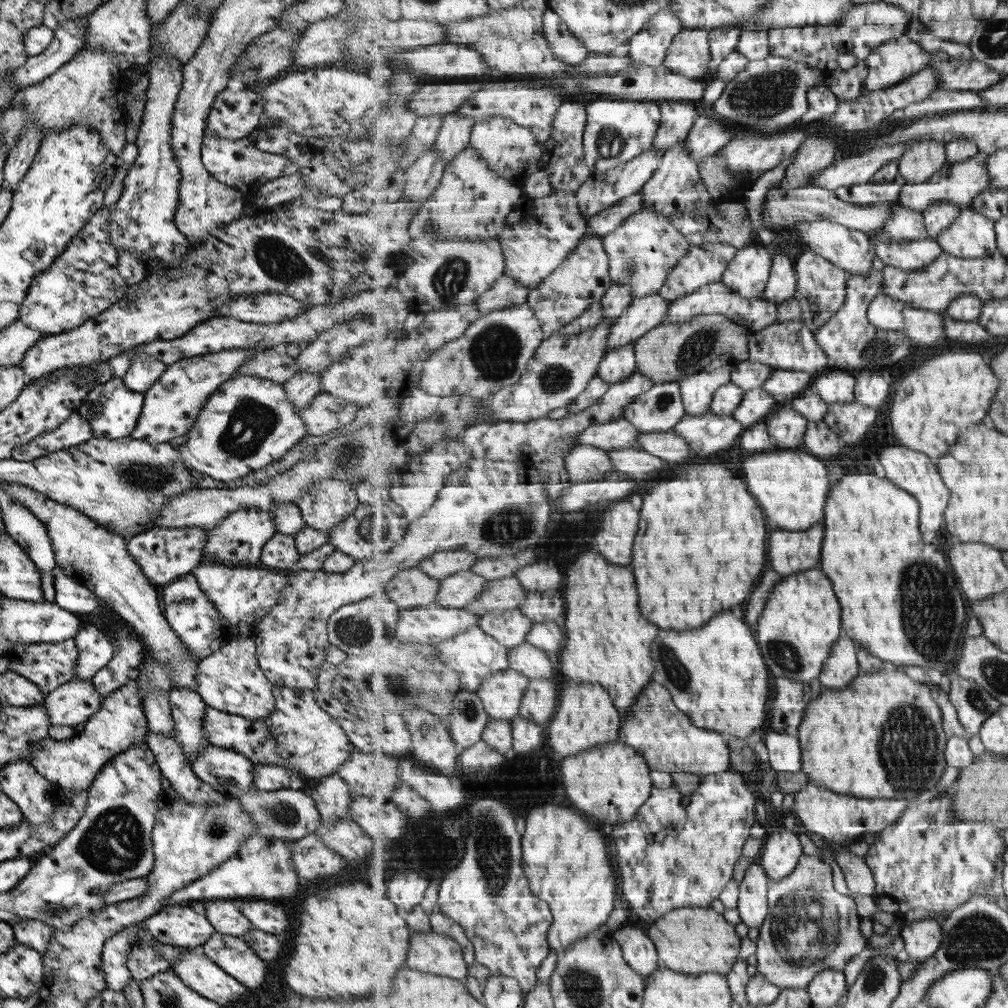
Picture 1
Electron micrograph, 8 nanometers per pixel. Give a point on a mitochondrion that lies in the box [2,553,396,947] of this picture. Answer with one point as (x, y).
(113, 843)

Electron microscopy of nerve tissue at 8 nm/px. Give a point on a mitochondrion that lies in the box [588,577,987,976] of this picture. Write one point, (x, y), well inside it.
(805, 930)

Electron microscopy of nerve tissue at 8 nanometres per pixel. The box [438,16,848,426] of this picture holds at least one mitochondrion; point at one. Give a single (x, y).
(766, 94)

